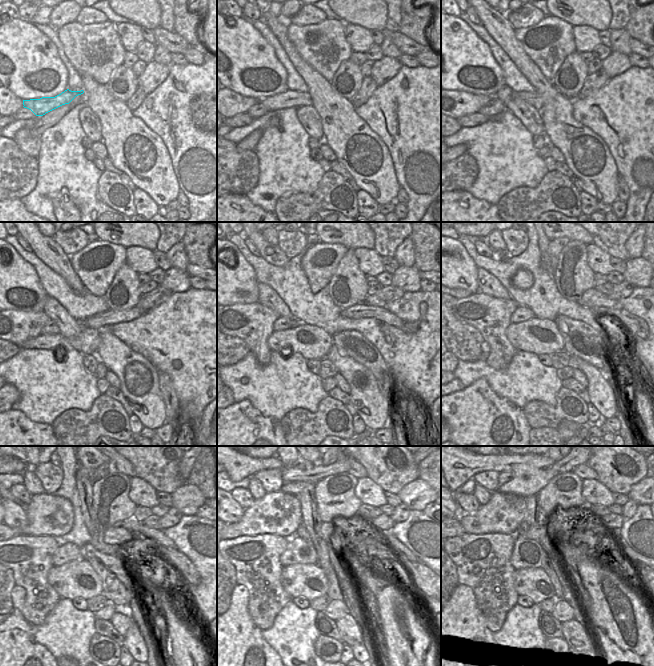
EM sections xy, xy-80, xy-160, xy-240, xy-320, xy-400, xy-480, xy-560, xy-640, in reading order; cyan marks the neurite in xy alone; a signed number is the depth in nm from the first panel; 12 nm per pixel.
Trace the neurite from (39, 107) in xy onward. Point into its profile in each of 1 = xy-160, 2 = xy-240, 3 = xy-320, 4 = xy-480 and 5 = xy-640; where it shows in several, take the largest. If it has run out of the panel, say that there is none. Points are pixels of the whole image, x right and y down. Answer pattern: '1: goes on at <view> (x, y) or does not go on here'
1: goes on at xy-160 (534, 99)
2: goes on at xy-240 (101, 320)
3: goes on at xy-320 (357, 311)
4: goes on at xy-480 (182, 563)
5: goes on at xy-640 (644, 575)

